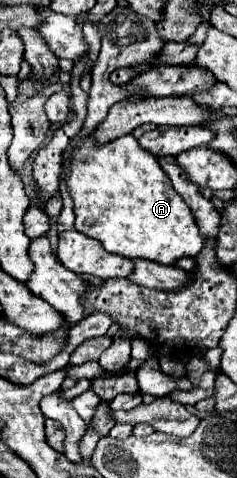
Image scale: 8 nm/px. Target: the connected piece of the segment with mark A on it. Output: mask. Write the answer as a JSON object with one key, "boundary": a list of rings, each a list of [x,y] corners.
{"boundary":[[[93,134],[83,136],[69,150],[67,162],[61,164],[67,190],[75,204],[75,228],[95,240],[99,240],[107,252],[125,258],[147,258],[159,264],[175,264],[177,258],[197,256],[203,248],[203,236],[195,224],[195,218],[183,198],[173,190],[169,176],[161,170],[157,158],[149,150],[141,148],[129,134],[111,142],[99,144]]]}

